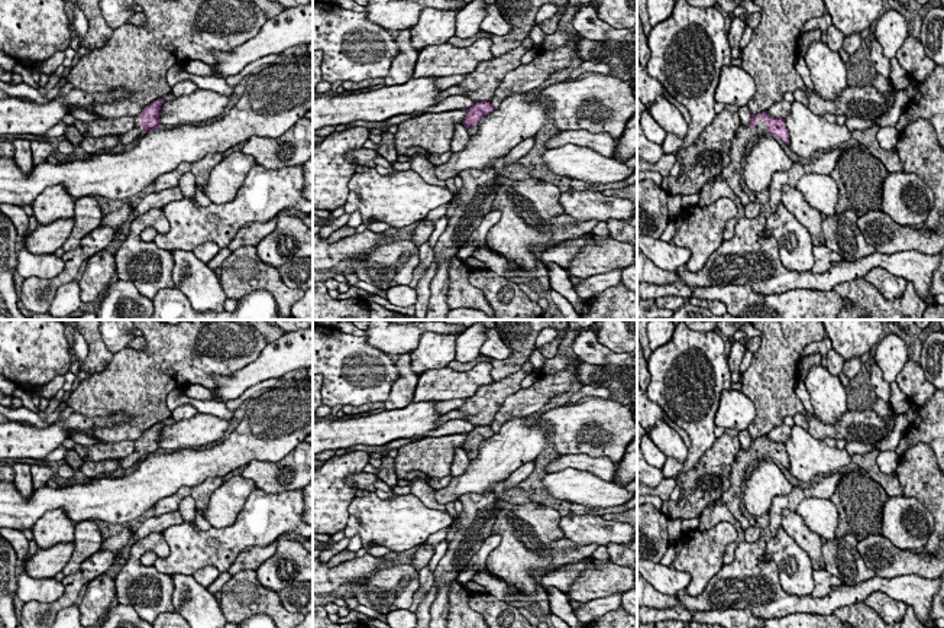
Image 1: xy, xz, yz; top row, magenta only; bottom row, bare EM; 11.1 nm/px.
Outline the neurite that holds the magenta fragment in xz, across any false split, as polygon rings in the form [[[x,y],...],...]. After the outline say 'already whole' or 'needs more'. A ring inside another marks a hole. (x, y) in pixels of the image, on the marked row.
[[[478,101],[472,107],[466,110],[466,117],[463,120],[463,126],[468,130],[469,136],[478,135],[478,122],[492,113],[495,109],[492,107],[491,101]]]; needs more

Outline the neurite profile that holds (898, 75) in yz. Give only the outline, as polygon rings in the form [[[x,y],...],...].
[[[896,56],[890,59],[890,80],[893,82],[893,88],[896,88],[899,91],[906,90],[908,84],[911,82],[909,75],[899,65]]]

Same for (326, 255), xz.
[[[365,230],[346,236],[334,243],[329,243],[327,239],[321,239],[317,234],[313,236],[313,269],[332,269],[343,260],[358,258],[375,246],[384,242],[382,233]]]

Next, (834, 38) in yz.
[[[833,23],[827,30],[827,45],[834,51],[838,52],[844,43],[844,33],[838,30]]]

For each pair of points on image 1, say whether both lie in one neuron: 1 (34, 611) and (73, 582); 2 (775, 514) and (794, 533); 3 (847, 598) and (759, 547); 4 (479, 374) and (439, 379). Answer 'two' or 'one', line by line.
1: one
2: two
3: one
4: one

